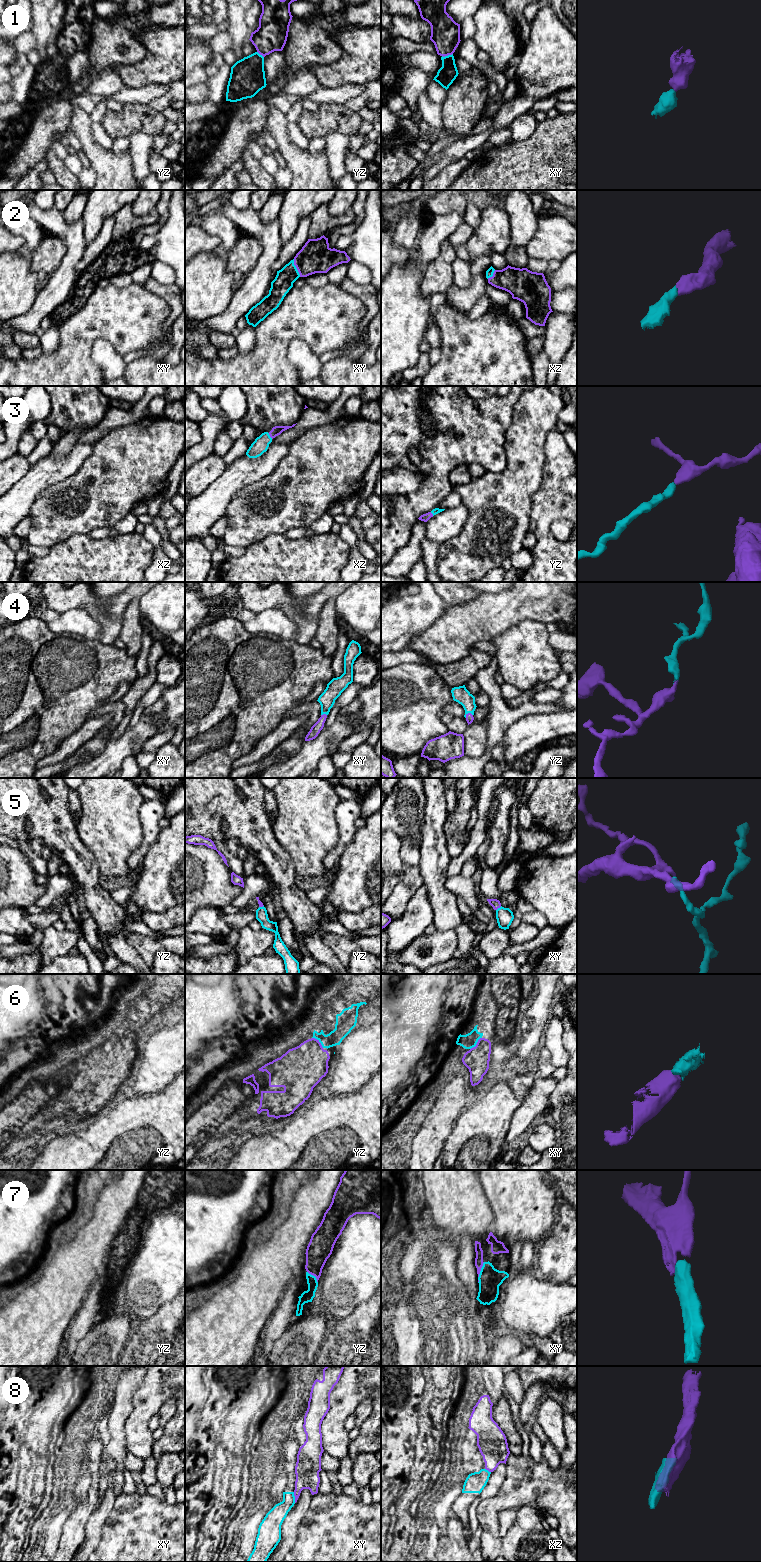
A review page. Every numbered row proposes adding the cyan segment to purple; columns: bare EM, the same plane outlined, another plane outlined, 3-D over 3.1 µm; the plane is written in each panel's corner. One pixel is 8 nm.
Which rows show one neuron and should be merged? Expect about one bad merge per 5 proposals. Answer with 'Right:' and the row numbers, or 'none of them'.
Right: 1, 2, 3, 4, 5, 6, 7

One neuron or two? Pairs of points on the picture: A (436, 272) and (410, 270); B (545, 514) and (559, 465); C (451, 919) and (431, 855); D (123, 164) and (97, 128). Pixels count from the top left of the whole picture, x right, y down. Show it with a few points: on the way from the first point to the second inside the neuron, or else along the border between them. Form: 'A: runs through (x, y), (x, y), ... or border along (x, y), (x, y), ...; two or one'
A: border along (426, 266), (422, 275); two
B: runs through (550, 502), (550, 487), (553, 477); one
C: runs through (443, 903), (436, 890), (433, 871); one
D: border along (92, 130), (94, 139), (107, 149); two

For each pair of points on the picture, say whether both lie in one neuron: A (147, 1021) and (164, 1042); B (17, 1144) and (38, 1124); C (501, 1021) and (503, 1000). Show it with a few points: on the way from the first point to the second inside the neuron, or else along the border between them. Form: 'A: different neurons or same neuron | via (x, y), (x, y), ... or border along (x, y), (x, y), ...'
A: different neurons | border along (155, 1031), (146, 1039)
B: same neuron | via (22, 1140), (33, 1129)
C: same neuron | via (505, 1016), (505, 1005)

